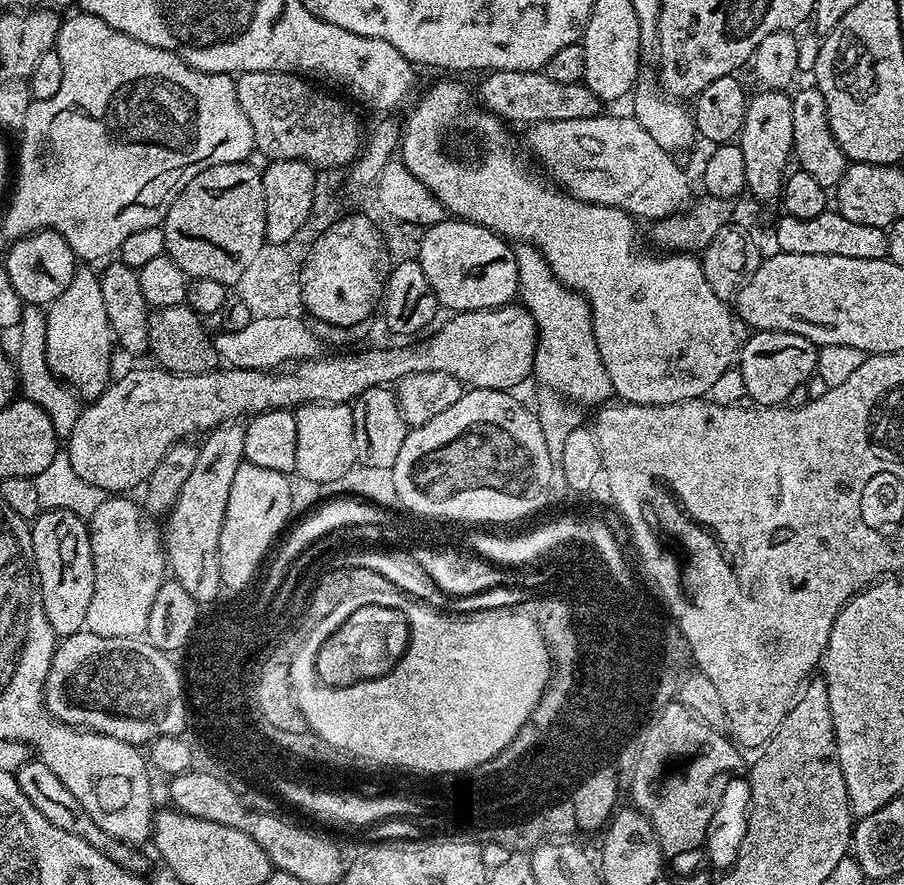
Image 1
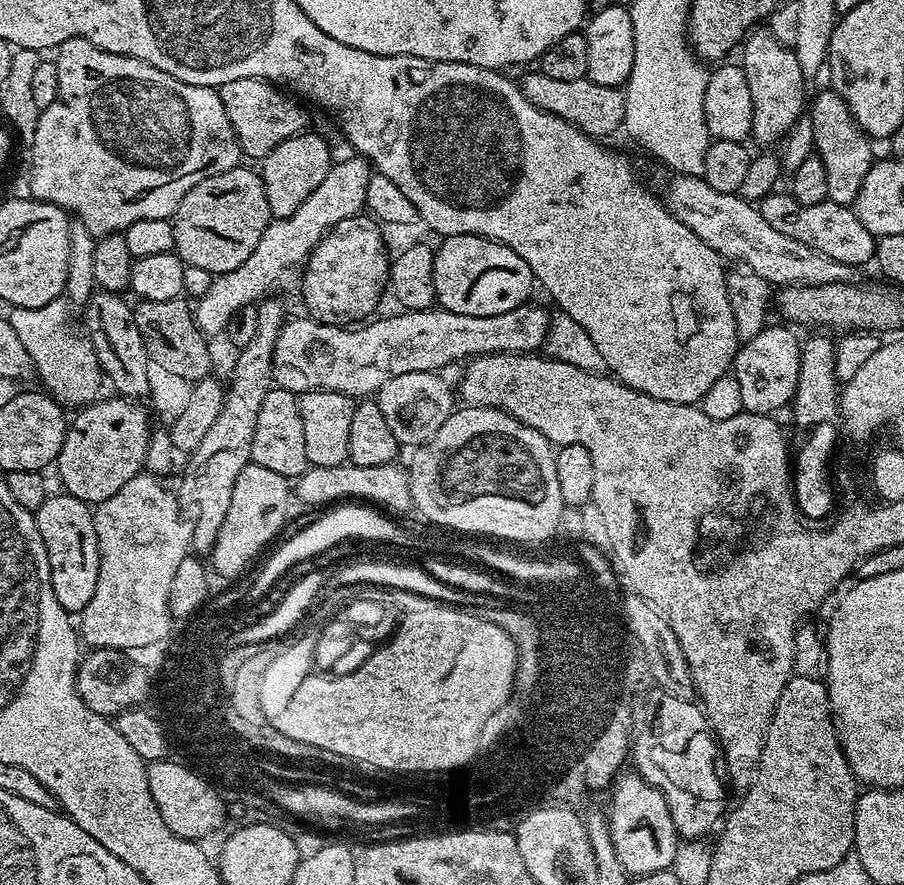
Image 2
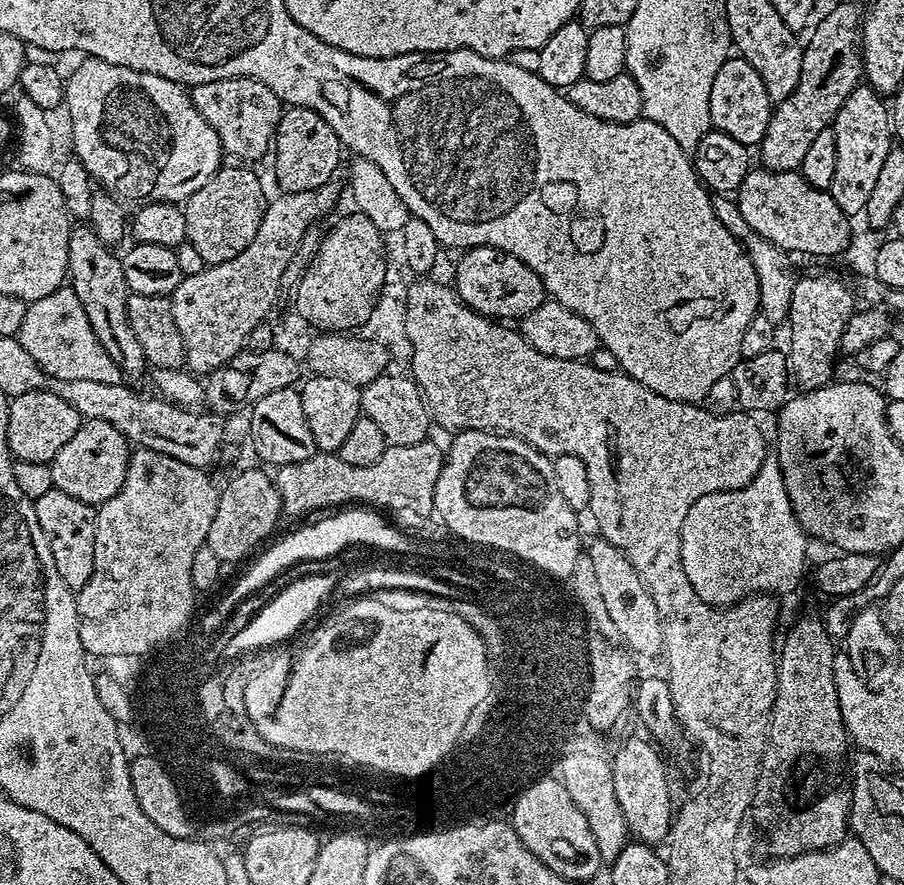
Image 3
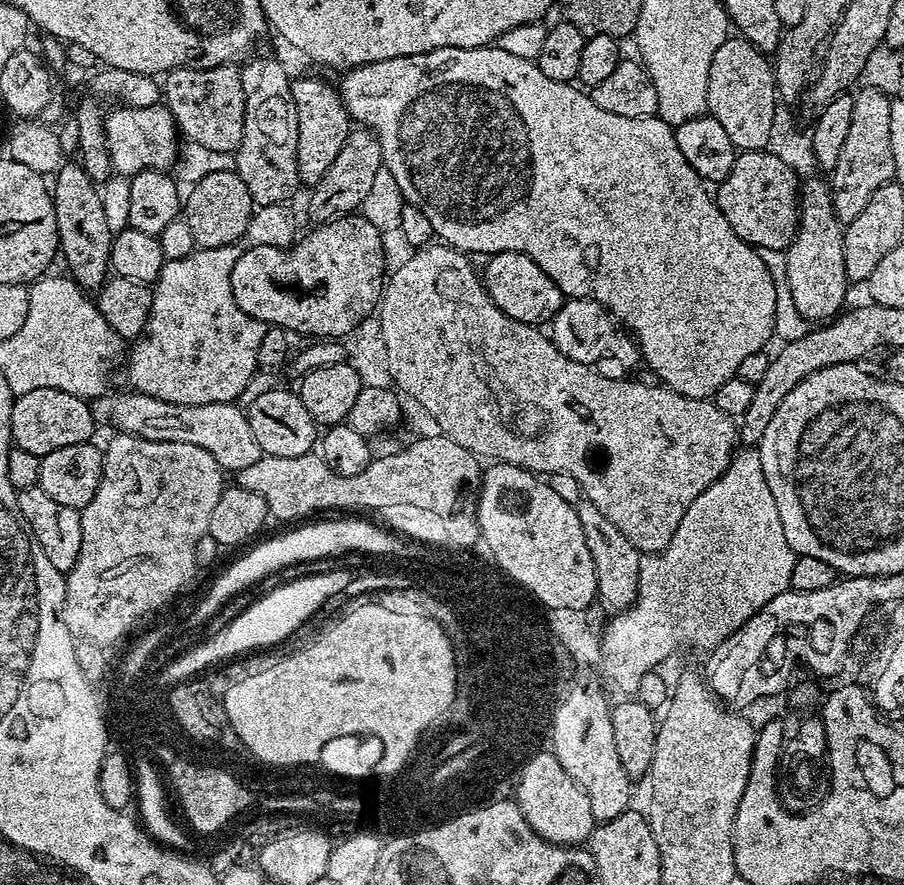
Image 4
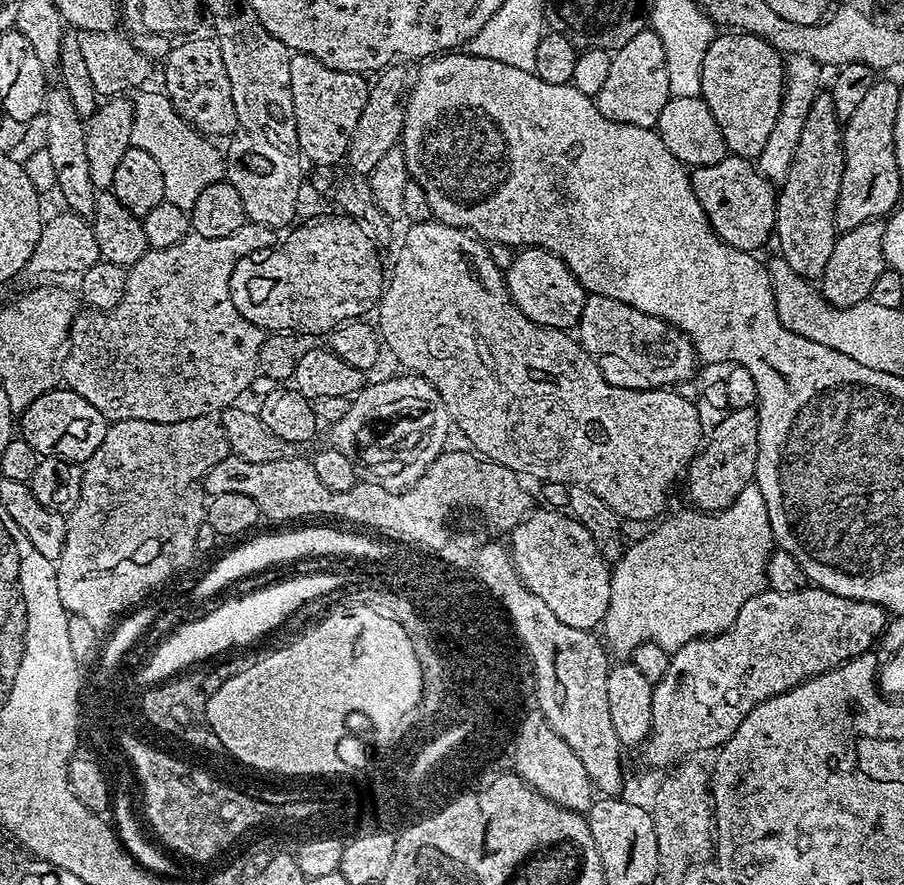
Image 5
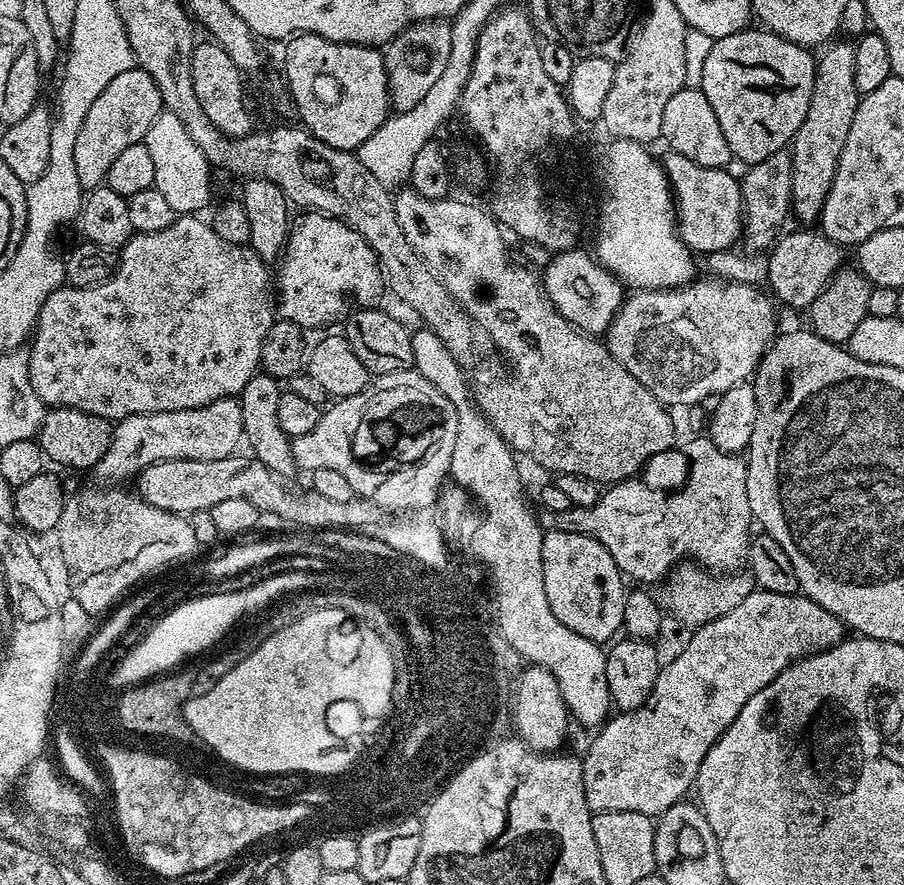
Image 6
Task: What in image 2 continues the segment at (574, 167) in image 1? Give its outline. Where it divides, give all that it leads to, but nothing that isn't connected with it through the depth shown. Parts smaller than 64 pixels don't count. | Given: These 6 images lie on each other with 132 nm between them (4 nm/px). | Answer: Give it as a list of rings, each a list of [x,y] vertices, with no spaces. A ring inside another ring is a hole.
[[[677,176],[673,177],[674,183],[671,184],[667,194],[664,194],[665,207],[674,214],[676,220],[682,222],[684,226],[689,226],[690,230],[697,234],[702,242],[706,242],[706,246],[710,246],[710,250],[717,252],[725,261],[737,260],[737,265],[743,266],[747,271],[758,274],[758,278],[762,278],[770,286],[787,286],[789,284],[847,284],[853,279],[853,265],[846,262],[837,262],[834,258],[826,258],[826,254],[818,254],[818,250],[814,250],[810,246],[806,246],[806,242],[798,242],[794,238],[789,238],[786,234],[781,234],[779,230],[774,230],[774,226],[770,226],[770,222],[766,222],[766,218],[762,218],[759,207],[753,201],[744,200],[735,192],[723,192],[722,190],[714,190],[714,186],[707,184],[703,177],[699,176]]]

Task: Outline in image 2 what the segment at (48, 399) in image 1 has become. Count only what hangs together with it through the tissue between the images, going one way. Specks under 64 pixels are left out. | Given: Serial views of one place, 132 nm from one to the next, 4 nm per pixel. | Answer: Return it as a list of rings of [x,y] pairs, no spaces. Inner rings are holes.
[[[61,298],[54,302],[46,302],[46,306],[19,309],[18,331],[22,338],[22,346],[26,346],[26,354],[30,354],[35,375],[53,400],[62,406],[76,404],[87,406],[101,395],[100,387],[105,387],[106,377],[100,369],[98,358],[92,349],[92,341],[87,335],[76,333],[72,325],[72,316],[68,313],[70,304]]]

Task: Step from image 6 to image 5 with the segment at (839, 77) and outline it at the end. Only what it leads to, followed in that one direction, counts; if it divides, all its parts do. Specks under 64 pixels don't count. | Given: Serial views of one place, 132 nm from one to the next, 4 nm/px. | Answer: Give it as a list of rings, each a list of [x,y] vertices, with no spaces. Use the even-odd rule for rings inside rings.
[[[819,94],[814,98],[814,104],[810,106],[810,114],[806,114],[806,124],[802,126],[802,134],[798,138],[798,146],[794,150],[794,158],[790,162],[790,170],[783,183],[779,185],[774,229],[775,243],[780,243],[779,255],[794,270],[794,274],[804,277],[809,282],[819,281],[820,275],[826,270],[826,262],[830,262],[830,254],[834,254],[834,242],[838,235],[836,203],[843,169],[842,124],[836,119],[831,95]]]

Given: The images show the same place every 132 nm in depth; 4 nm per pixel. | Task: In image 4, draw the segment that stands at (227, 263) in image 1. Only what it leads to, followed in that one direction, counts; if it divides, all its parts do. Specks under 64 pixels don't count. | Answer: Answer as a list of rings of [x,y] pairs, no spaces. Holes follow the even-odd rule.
[[[235,170],[208,174],[200,181],[193,183],[190,190],[192,193],[189,196],[187,193],[182,204],[182,219],[194,233],[194,242],[197,248],[217,248],[243,241],[244,232],[248,229],[248,223],[254,211],[254,205],[250,198],[250,190],[246,190],[246,182],[242,182],[242,178]]]

